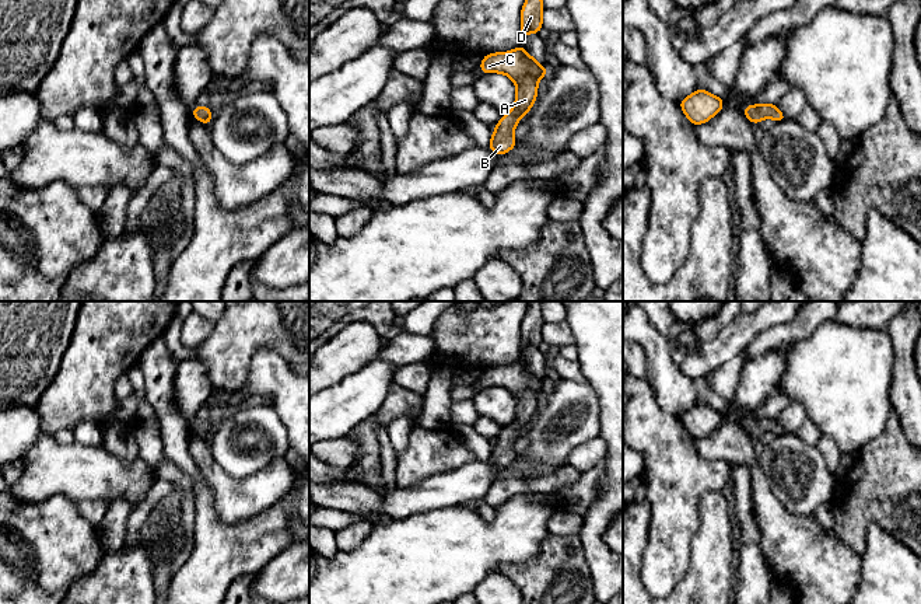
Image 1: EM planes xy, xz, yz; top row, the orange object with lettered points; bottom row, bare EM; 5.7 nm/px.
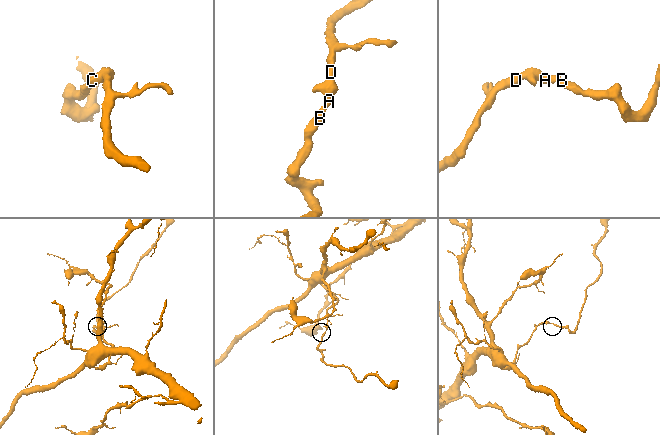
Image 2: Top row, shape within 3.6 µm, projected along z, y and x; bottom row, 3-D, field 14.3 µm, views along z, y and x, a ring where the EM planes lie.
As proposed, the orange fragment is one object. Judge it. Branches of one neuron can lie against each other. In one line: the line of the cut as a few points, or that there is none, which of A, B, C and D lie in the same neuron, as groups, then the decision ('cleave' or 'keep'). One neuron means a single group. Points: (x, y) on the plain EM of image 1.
no cut; A B C D; keep

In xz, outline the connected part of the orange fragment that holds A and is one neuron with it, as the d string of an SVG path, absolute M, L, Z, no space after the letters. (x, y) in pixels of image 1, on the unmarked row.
M519 357L511 366L488 367L483 371L479 383L486 387L502 387L516 398L516 411L512 423L502 429L493 446L488 462L502 469L518 457L514 443L519 433L530 425L537 411L539 394L549 388L546 380L540 380Z

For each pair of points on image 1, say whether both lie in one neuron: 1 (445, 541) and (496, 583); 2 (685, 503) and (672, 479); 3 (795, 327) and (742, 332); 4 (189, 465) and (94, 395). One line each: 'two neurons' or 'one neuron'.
1: two neurons
2: one neuron
3: two neurons
4: two neurons

